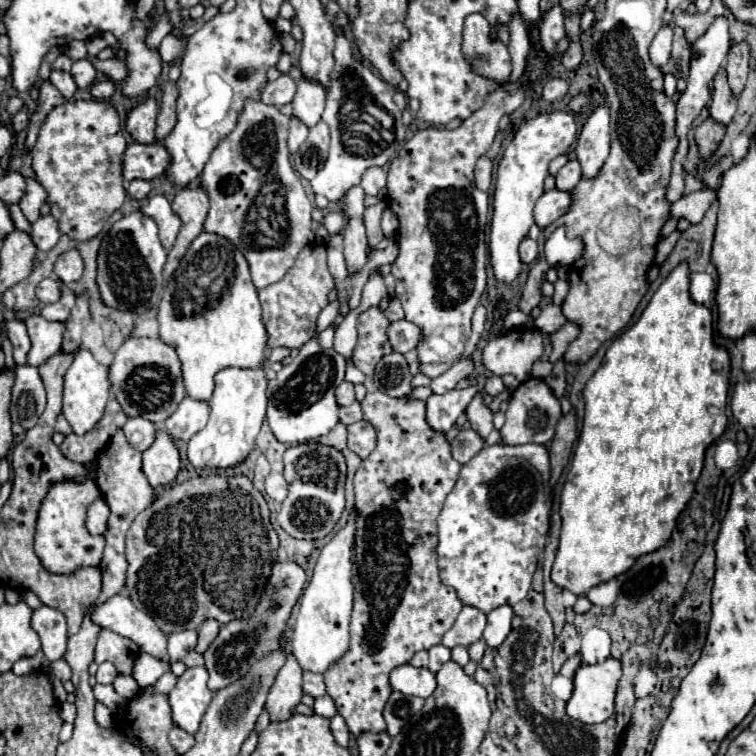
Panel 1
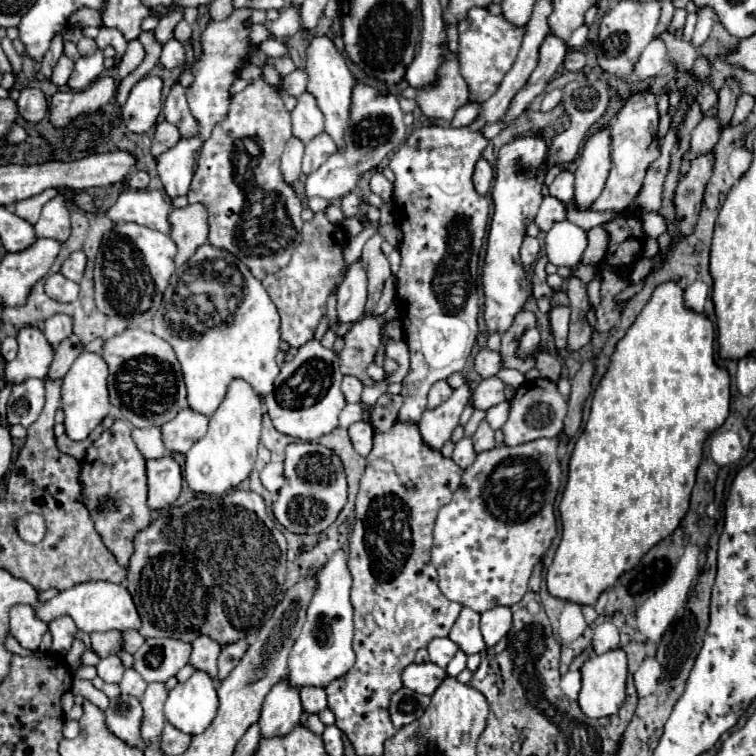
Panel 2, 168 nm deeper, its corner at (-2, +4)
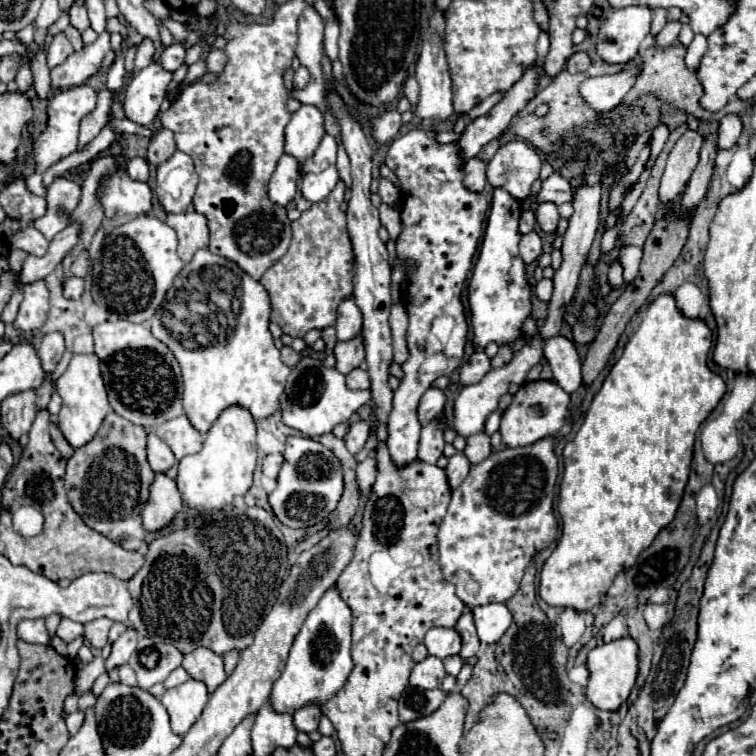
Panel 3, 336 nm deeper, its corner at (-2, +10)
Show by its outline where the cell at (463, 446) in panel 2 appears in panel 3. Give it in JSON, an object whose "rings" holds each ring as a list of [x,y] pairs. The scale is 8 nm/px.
{"rings":[[[456,453],[454,457],[448,459],[448,467],[446,467],[446,477],[448,477],[448,485],[450,489],[458,489],[458,485],[466,479],[470,471],[470,463],[468,459],[464,457],[464,453]]]}

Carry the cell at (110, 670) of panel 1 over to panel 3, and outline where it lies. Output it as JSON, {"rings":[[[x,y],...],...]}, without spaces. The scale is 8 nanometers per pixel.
{"rings":[[[128,627],[128,629],[112,643],[112,653],[110,653],[110,657],[106,659],[106,669],[110,671],[112,667],[118,667],[118,665],[128,663],[130,655],[132,655],[134,649],[136,649],[136,643],[138,643],[138,633],[136,633],[132,627]]]}

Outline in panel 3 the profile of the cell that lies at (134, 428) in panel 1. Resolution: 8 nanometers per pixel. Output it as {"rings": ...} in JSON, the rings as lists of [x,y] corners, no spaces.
{"rings":[[[152,431],[148,433],[146,449],[148,449],[148,463],[154,469],[154,473],[166,473],[176,463],[176,457],[170,451],[170,447],[164,441],[160,441]]]}

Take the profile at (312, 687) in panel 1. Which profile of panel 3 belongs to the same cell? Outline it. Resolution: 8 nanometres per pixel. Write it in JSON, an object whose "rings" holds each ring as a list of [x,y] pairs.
{"rings":[[[308,705],[302,707],[294,713],[294,727],[302,733],[312,733],[318,729],[318,721],[320,721],[320,709],[316,705]]]}

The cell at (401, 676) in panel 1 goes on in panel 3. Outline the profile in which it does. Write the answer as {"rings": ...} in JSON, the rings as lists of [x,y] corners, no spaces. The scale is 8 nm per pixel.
{"rings":[[[426,657],[424,661],[416,663],[410,675],[410,685],[420,687],[420,689],[436,689],[442,685],[444,677],[446,677],[446,671],[444,671],[442,659]]]}

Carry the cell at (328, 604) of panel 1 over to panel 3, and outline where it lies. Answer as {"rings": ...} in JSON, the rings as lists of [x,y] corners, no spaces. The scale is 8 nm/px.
{"rings":[[[330,587],[318,605],[308,613],[300,633],[294,639],[294,645],[290,647],[286,667],[272,685],[270,705],[276,713],[294,713],[306,705],[322,707],[342,689],[354,667],[350,657],[350,631],[352,613],[340,599],[336,587]]]}

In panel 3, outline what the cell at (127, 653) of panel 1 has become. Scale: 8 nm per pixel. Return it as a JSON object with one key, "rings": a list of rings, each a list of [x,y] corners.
{"rings":[[[102,617],[102,619],[96,619],[96,621],[90,621],[84,625],[84,637],[86,641],[96,647],[96,649],[102,649],[106,643],[108,643],[108,631],[112,627],[112,621]]]}

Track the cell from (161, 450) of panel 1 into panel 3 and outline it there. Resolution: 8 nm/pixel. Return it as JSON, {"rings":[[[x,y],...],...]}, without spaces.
{"rings":[[[158,473],[152,487],[148,505],[142,511],[142,525],[146,531],[160,531],[170,525],[182,511],[182,499],[174,479]]]}

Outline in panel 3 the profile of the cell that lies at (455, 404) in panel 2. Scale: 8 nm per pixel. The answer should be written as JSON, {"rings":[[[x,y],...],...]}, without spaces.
{"rings":[[[430,421],[426,427],[422,427],[422,437],[420,437],[420,451],[418,459],[424,463],[436,465],[436,461],[442,457],[444,449],[444,425],[440,421]]]}

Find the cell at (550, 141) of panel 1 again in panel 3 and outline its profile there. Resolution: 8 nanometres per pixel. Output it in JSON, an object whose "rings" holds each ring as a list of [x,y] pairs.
{"rings":[[[494,189],[484,241],[472,271],[472,279],[468,283],[468,303],[472,311],[470,325],[476,349],[486,349],[488,343],[512,345],[522,337],[522,325],[532,315],[530,285],[526,281],[524,261],[518,257],[518,219],[520,203],[504,189]]]}

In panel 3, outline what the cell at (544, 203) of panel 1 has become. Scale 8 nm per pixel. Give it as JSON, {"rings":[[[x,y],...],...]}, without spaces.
{"rings":[[[542,203],[542,205],[538,205],[538,209],[536,209],[536,221],[538,221],[538,225],[540,225],[542,231],[546,231],[546,233],[556,231],[558,221],[560,221],[558,207],[554,203]]]}

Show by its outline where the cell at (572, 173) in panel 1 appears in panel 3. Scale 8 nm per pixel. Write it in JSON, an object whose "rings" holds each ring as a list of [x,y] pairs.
{"rings":[[[554,171],[546,181],[542,181],[542,189],[538,193],[538,203],[546,203],[546,201],[554,203],[554,205],[572,201],[570,183],[558,171]]]}

